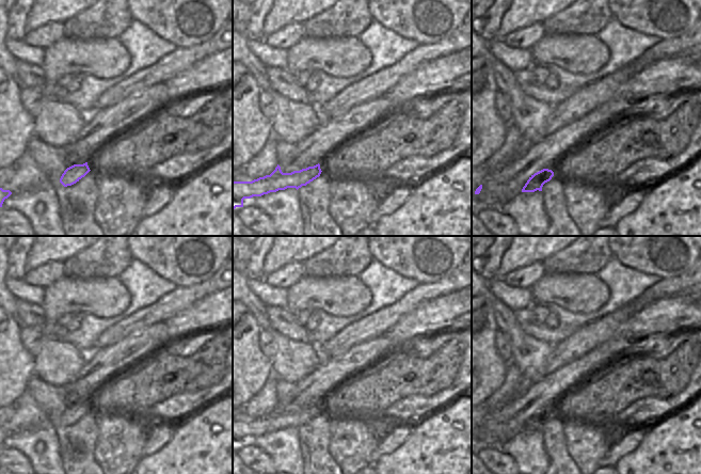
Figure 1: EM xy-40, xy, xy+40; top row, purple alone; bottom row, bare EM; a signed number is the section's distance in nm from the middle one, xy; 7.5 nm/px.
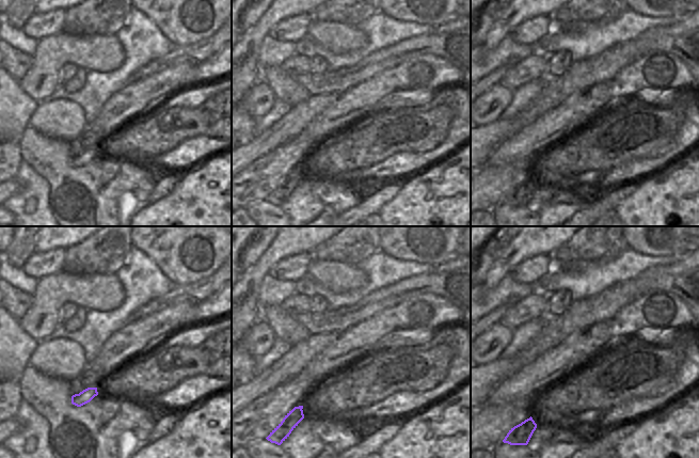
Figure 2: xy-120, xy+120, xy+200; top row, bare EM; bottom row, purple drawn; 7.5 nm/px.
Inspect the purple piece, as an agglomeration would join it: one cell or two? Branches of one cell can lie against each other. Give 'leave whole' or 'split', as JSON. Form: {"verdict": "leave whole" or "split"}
{"verdict": "split"}

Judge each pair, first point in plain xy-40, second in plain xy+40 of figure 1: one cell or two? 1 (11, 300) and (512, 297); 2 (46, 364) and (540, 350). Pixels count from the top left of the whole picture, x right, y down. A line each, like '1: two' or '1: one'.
1: two
2: one

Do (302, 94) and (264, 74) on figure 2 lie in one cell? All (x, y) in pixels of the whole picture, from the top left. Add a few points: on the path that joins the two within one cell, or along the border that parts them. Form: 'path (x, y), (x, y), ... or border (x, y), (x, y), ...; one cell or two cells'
path (292, 94), (273, 77); one cell

